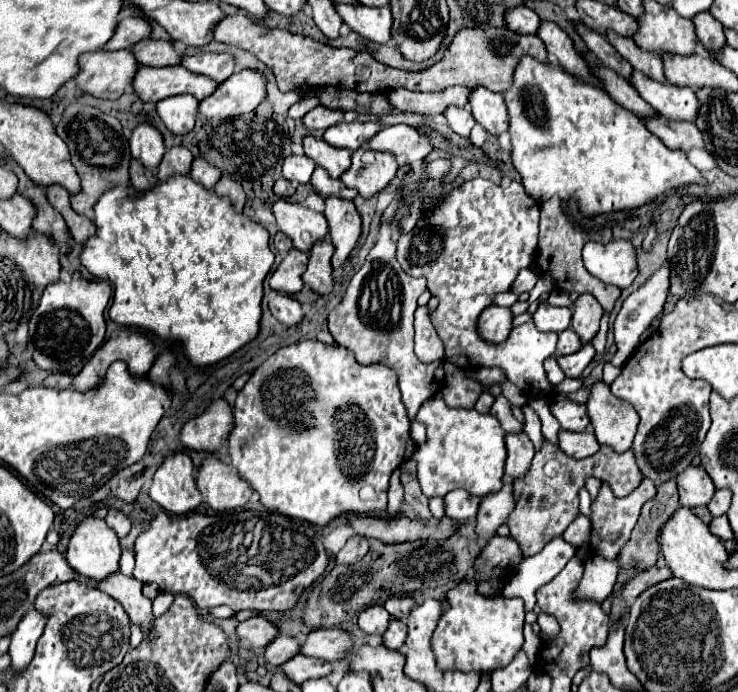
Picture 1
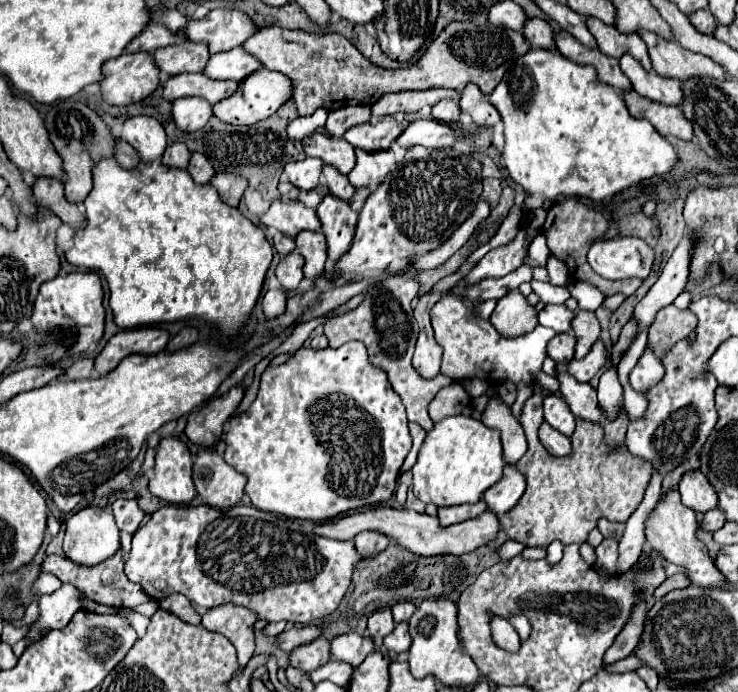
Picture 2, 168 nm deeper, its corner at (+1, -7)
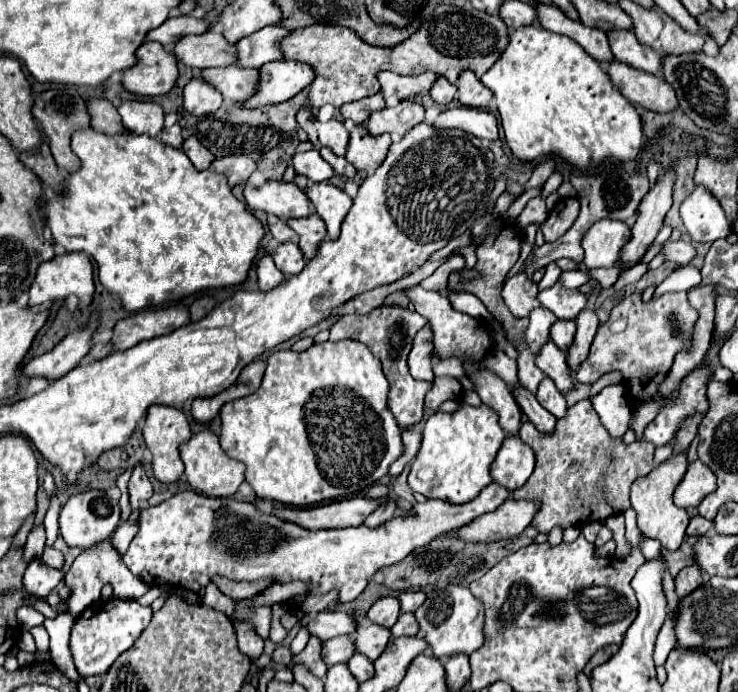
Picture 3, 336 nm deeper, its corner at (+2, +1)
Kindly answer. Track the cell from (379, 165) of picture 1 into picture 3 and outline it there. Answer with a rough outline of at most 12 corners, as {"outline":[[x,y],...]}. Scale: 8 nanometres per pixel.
{"outline":[[359,124],[345,158],[355,170],[371,172],[383,162],[389,134],[373,138]]}

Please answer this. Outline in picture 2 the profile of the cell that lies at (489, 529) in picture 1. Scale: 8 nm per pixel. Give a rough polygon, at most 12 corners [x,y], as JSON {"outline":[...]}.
{"outline":[[506,464],[484,492],[488,510],[502,516],[524,494],[524,474]]}

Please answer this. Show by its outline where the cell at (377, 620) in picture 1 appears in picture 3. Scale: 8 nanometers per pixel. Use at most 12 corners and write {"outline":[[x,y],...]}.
{"outline":[[379,598],[369,608],[369,620],[391,628],[399,618],[399,600]]}

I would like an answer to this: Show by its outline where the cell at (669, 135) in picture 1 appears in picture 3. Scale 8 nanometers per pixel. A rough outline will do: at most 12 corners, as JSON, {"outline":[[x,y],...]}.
{"outline":[[613,60],[613,86],[633,104],[651,112],[679,108],[665,78],[639,74]]}

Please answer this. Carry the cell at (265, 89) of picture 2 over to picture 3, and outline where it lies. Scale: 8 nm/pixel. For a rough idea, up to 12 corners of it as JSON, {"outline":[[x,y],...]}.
{"outline":[[267,62],[243,108],[281,104],[309,86],[311,66]]}

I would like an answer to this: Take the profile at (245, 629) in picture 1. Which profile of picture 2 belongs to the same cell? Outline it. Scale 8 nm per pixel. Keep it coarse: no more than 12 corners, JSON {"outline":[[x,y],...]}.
{"outline":[[316,624],[294,626],[278,636],[282,650],[292,652],[322,636]]}

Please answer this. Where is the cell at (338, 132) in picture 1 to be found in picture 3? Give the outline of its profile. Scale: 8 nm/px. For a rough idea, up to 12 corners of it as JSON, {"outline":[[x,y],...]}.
{"outline":[[401,100],[365,122],[371,136],[405,136],[423,122],[423,106]]}

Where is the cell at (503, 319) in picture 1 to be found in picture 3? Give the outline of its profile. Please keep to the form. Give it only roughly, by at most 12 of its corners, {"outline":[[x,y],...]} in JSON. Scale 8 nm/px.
{"outline":[[523,272],[505,282],[501,296],[515,318],[539,306],[537,284]]}

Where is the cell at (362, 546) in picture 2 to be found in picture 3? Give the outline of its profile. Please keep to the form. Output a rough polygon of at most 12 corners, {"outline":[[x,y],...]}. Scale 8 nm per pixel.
{"outline":[[385,502],[363,524],[369,528],[385,524],[397,514],[393,502]]}

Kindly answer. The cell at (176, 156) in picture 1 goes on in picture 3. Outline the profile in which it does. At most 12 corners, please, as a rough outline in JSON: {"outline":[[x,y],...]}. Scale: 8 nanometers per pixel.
{"outline":[[179,124],[165,128],[159,134],[163,144],[171,148],[181,148]]}

